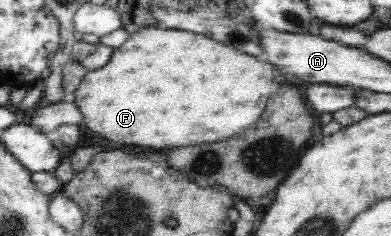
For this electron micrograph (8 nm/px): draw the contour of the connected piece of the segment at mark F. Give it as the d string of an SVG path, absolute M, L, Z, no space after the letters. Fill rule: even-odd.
M146 27L131 34L131 39L114 49L104 67L83 76L74 102L84 115L86 127L110 141L154 149L222 142L261 118L273 95L270 90L274 83L272 70L270 62L205 35Z

